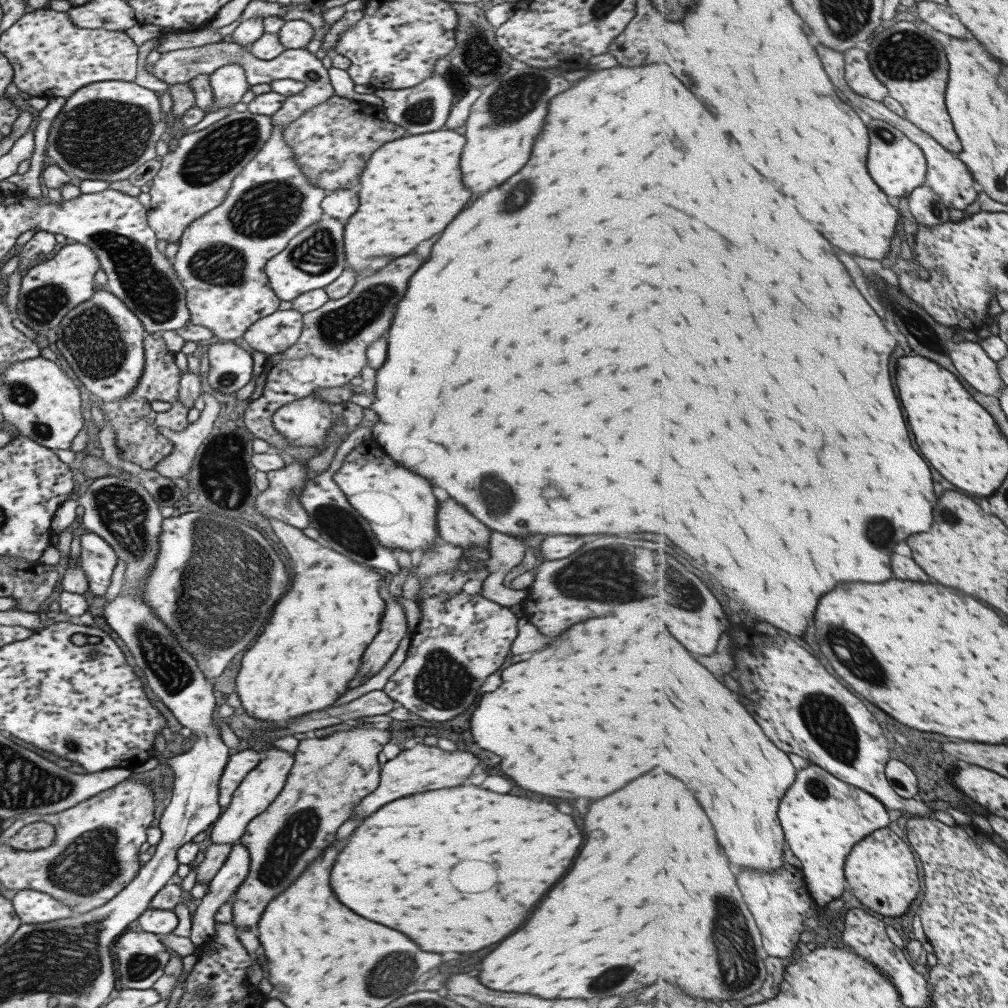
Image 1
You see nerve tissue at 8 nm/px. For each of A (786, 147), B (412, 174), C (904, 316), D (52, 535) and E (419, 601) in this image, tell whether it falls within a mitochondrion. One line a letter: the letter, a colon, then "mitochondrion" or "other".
A: other
B: other
C: mitochondrion
D: other
E: other

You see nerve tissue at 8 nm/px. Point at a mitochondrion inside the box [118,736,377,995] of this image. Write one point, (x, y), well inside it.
(286, 847)

